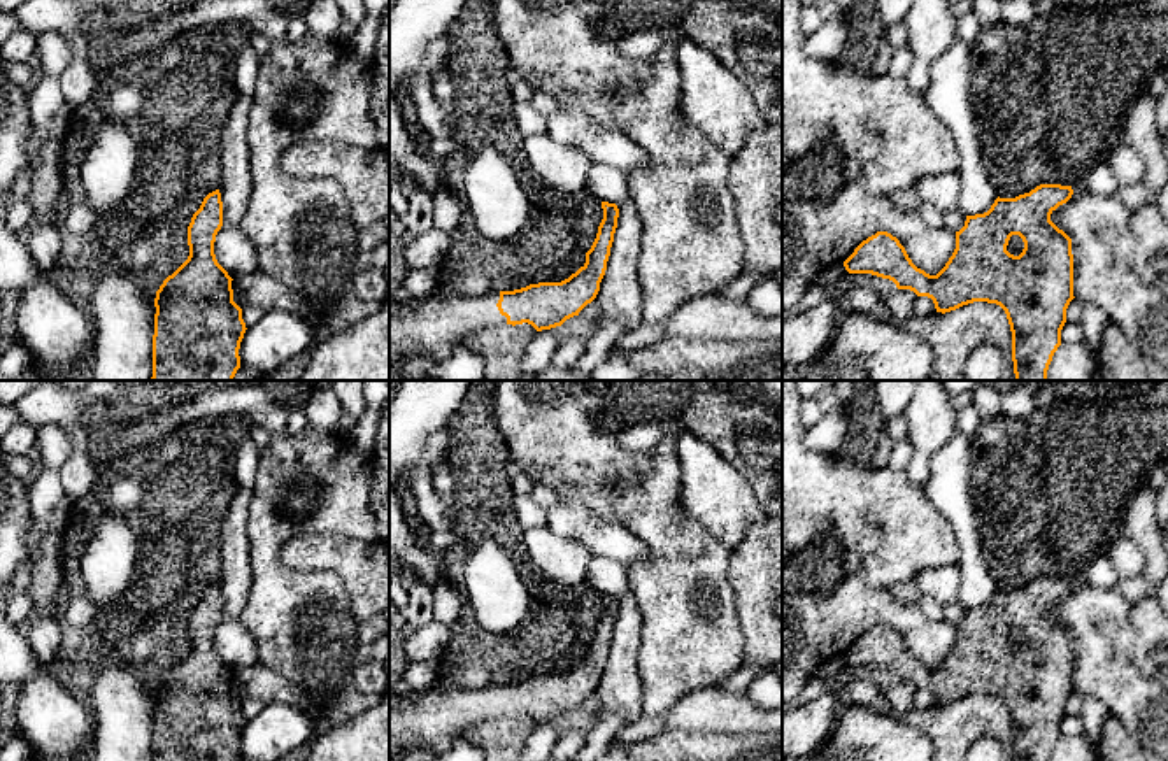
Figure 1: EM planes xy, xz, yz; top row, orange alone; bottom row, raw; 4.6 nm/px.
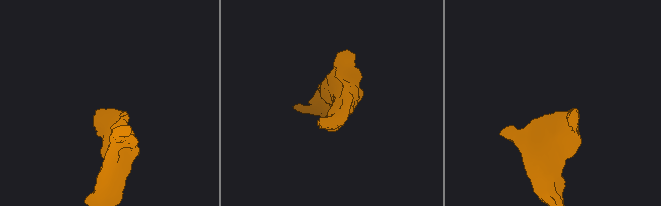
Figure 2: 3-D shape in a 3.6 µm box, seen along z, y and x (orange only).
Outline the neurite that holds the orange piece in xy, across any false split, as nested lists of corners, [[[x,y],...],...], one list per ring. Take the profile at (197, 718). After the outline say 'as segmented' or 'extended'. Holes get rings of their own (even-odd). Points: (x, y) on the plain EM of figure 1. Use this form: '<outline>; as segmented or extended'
[[[216,582],[203,591],[188,619],[188,652],[156,684],[153,761],[240,761],[239,742],[247,721],[242,701],[233,694],[233,672],[214,647],[221,619],[223,594]]]; as segmented

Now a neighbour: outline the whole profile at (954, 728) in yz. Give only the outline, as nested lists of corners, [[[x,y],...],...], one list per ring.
[[[973,694],[945,707],[912,708],[900,719],[929,738],[933,761],[965,761],[968,749],[984,736],[1001,745],[1003,761],[1014,761],[1010,717],[996,696]]]

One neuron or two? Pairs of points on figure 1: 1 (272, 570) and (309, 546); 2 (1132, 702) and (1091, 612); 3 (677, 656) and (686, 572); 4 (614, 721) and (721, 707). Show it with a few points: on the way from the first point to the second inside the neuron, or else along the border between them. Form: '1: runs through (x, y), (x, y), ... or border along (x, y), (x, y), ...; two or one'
1: border along (279, 549), (279, 560), (293, 570), (323, 570); two
2: runs through (1114, 679), (1103, 667), (1102, 635); one
3: runs through (684, 635), (684, 593); one
4: border along (626, 723), (616, 737); two

